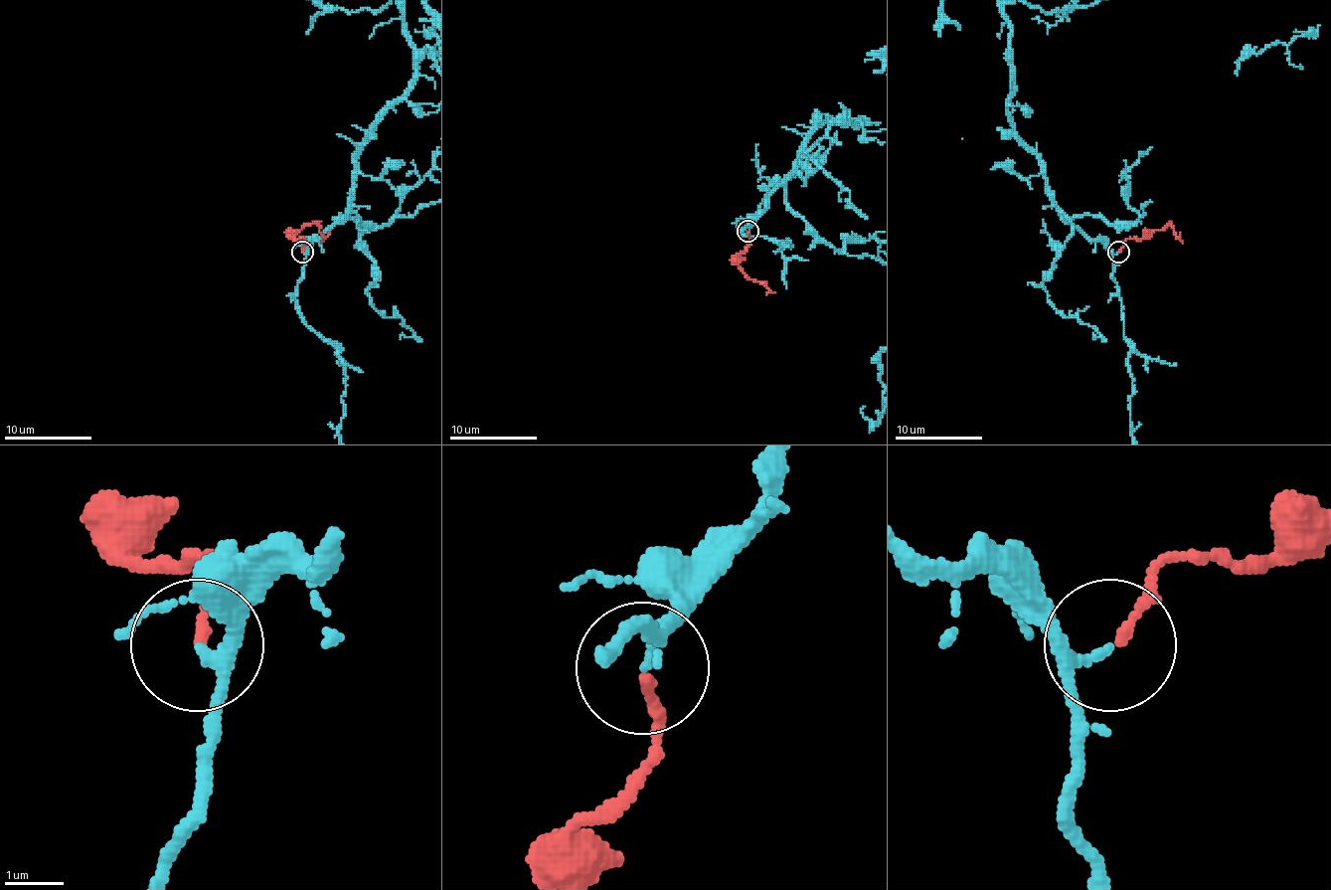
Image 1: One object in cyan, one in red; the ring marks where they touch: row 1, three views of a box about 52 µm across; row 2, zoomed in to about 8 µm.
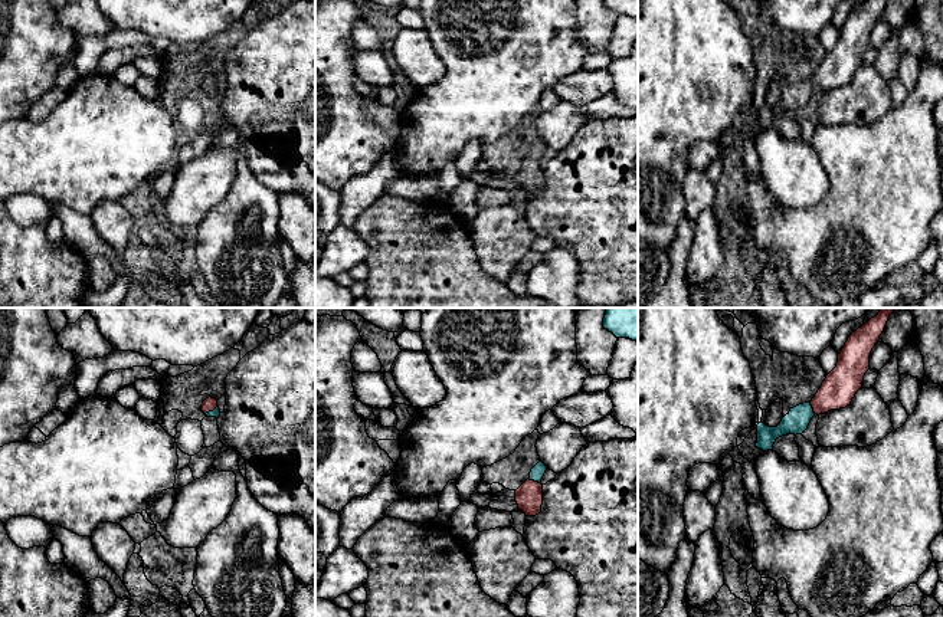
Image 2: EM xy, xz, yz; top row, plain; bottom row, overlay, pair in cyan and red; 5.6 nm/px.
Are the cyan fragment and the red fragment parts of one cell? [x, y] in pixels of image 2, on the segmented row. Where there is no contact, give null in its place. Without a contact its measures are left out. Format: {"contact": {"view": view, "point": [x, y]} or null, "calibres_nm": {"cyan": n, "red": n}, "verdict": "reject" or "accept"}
{"contact": {"view": "xz", "point": [534, 481]}, "calibres_nm": {"cyan": 80, "red": 160}, "verdict": "accept"}

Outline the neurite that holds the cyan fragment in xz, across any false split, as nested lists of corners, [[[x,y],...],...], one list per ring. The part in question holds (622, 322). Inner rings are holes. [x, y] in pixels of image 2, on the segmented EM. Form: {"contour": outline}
{"contour": [[[606,308],[603,328],[616,338],[629,338],[638,342],[638,308]]]}

